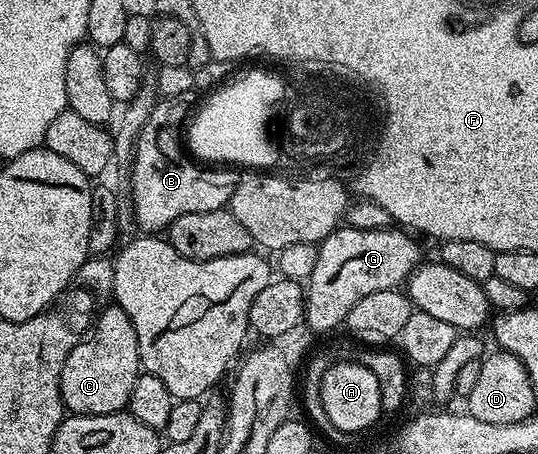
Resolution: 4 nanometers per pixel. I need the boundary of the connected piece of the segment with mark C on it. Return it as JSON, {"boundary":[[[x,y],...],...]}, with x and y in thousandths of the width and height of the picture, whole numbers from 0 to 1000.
{"boundary":[[[201,670],[178,696],[165,738],[147,751],[128,791],[121,791],[110,846],[119,894],[134,912],[227,910],[238,899],[247,844],[255,844],[260,819],[255,729],[247,729],[247,711],[223,672]]]}

